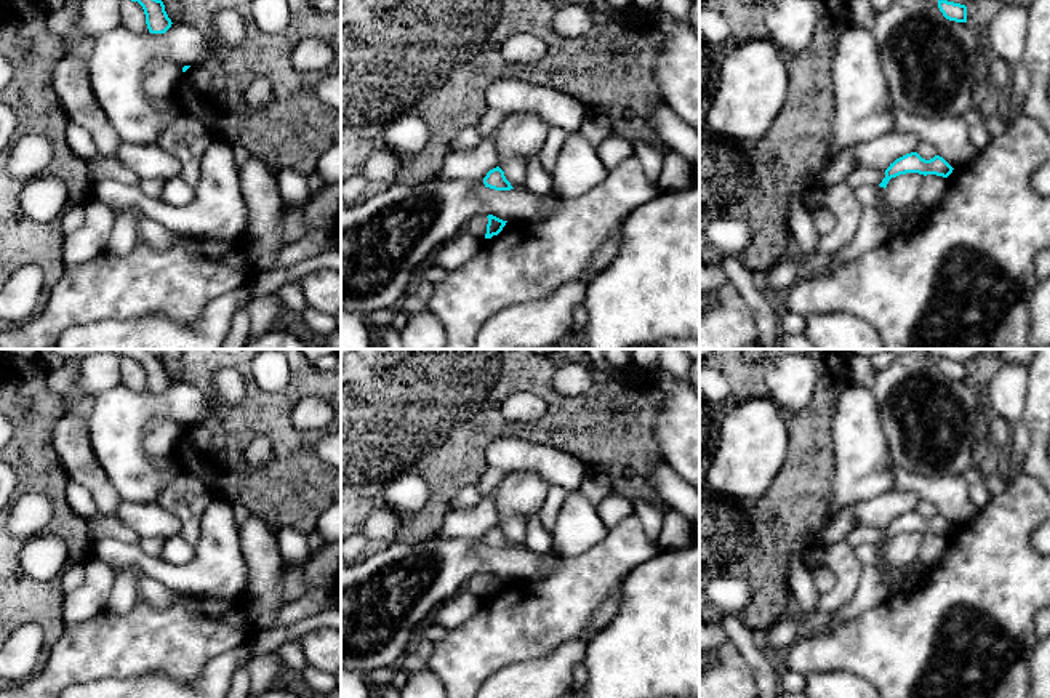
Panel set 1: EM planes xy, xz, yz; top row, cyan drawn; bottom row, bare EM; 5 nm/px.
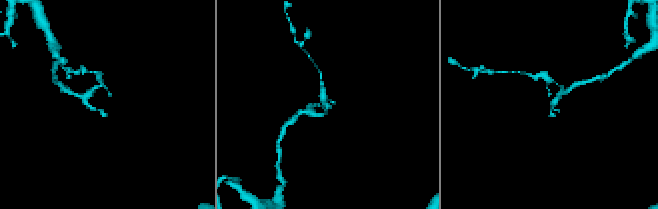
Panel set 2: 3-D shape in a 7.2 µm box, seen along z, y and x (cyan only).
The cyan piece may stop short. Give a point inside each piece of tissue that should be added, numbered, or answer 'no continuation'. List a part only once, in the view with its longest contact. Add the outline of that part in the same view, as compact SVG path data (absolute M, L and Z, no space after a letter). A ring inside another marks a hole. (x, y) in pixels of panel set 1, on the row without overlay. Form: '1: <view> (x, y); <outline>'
1: yz (871, 591); M879 546L879 564L863 567L863 575L856 589L855 597L820 628L821 632L832 632L839 629L844 623L860 616L869 608L882 604L892 594L880 581L880 570L887 567L885 548Z

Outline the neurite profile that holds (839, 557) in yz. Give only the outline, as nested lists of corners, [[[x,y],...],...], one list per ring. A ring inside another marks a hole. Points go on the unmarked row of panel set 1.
[[[845,540],[823,548],[821,564],[832,570],[836,586],[829,592],[820,594],[818,610],[820,613],[832,615],[855,597],[863,575],[863,565],[856,559],[855,549]]]

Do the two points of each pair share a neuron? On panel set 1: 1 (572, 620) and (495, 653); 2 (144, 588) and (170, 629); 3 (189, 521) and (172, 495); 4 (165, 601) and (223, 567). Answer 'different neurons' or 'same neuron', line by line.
1: same neuron
2: different neurons
3: same neuron
4: different neurons

